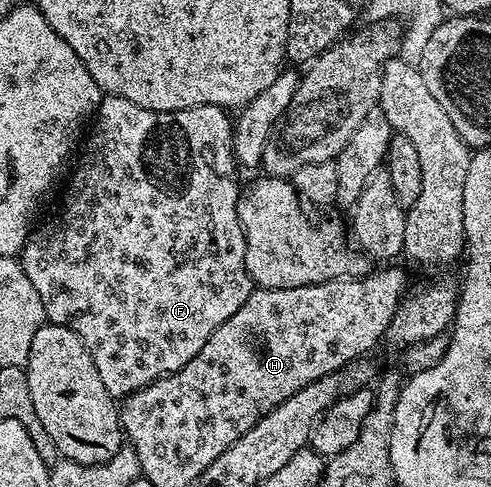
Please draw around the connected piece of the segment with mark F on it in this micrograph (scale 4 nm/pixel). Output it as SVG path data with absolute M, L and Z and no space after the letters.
M104 95L91 120L92 132L89 135L87 132L83 140L82 150L79 152L80 160L79 155L75 160L76 172L64 191L64 204L61 205L60 212L33 230L19 256L26 277L30 277L34 289L38 289L38 297L42 297L47 322L69 327L71 331L78 333L82 345L86 345L94 366L98 368L102 385L106 385L106 393L110 393L117 401L127 399L129 395L163 375L182 369L182 365L186 365L186 361L193 359L198 349L206 345L214 329L234 317L234 313L238 313L238 309L242 309L242 305L246 305L246 301L252 296L254 284L248 276L248 270L244 268L246 237L238 221L238 197L242 187L241 184L236 184L236 179L232 176L238 171L238 164L232 153L234 123L230 115L228 119L228 115L225 108L214 105L202 105L181 111L151 111L142 109L142 105L134 105L134 101L126 101L126 97Z

